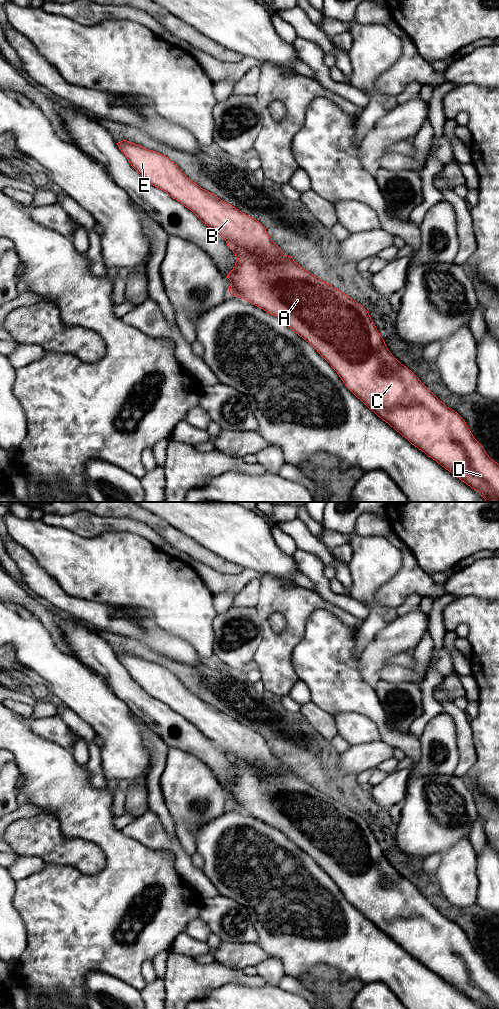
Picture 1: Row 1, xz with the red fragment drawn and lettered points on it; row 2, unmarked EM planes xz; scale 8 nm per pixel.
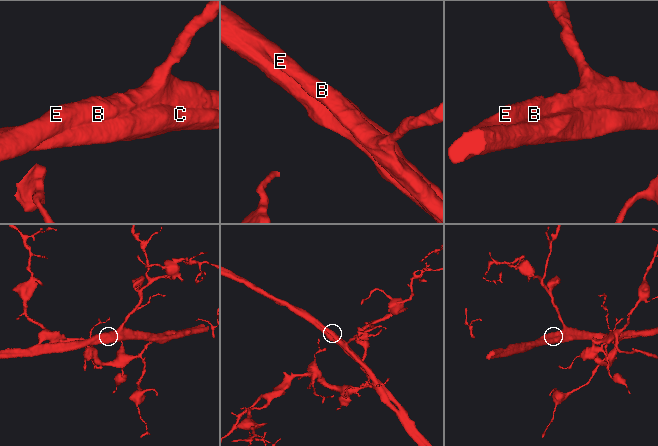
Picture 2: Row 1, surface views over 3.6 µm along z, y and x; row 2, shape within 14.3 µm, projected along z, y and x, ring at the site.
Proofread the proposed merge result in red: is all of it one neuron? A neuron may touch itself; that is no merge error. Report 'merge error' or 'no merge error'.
merge error

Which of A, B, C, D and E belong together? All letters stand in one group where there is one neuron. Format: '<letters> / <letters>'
A C D / B E

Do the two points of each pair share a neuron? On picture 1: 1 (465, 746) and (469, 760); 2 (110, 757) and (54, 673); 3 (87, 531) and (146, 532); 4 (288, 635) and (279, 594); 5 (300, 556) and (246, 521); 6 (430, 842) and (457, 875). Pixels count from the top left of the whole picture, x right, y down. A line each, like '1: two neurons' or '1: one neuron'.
1: one neuron
2: one neuron
3: one neuron
4: one neuron
5: two neurons
6: two neurons

